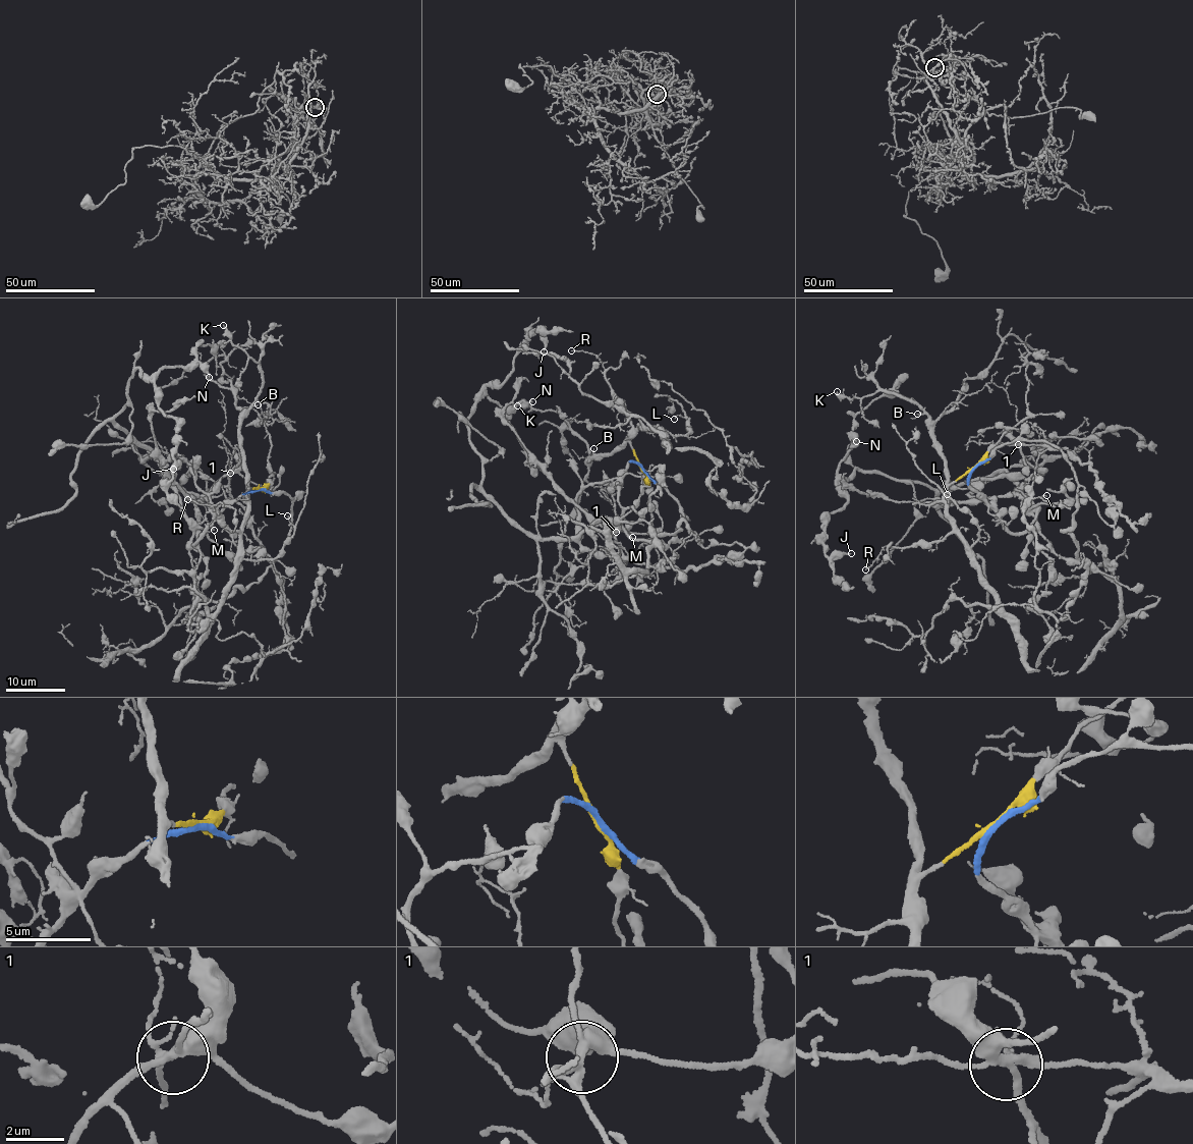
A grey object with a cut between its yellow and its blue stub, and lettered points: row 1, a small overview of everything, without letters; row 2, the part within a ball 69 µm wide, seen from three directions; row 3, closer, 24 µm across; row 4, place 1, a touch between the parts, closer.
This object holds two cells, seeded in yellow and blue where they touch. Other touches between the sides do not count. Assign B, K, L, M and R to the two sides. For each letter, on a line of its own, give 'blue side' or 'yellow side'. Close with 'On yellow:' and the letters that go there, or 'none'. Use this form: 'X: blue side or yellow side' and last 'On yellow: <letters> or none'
B: yellow side
K: yellow side
L: yellow side
M: blue side
R: yellow side
On yellow: B, K, L, R

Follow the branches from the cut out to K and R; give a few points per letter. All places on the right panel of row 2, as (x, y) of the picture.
K: (973, 467), (948, 483), (941, 444), (934, 440), (933, 428), (921, 410), (882, 391), (851, 400), (837, 391)
R: (973, 467), (949, 486), (948, 515), (953, 529), (944, 539), (901, 547), (888, 545), (865, 569)

